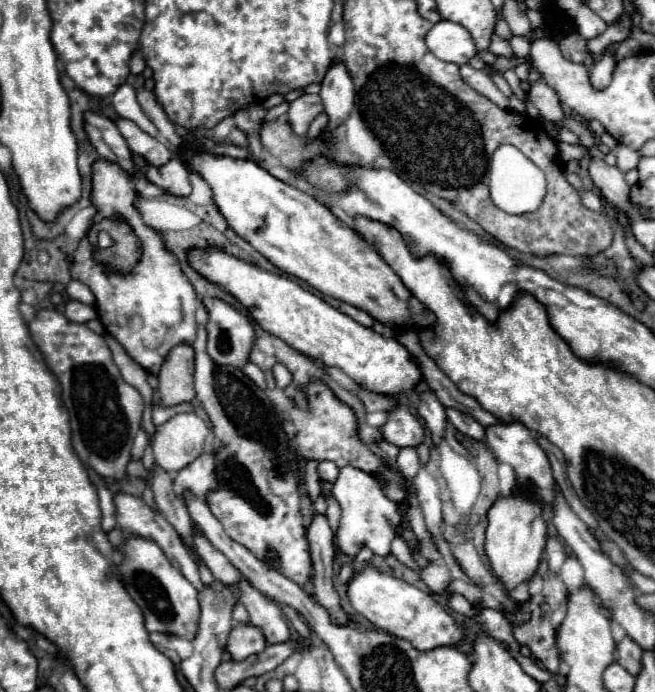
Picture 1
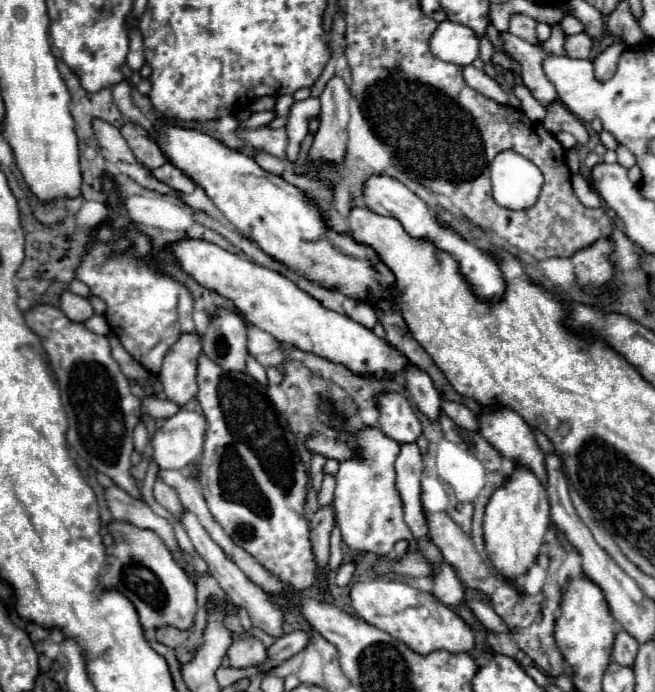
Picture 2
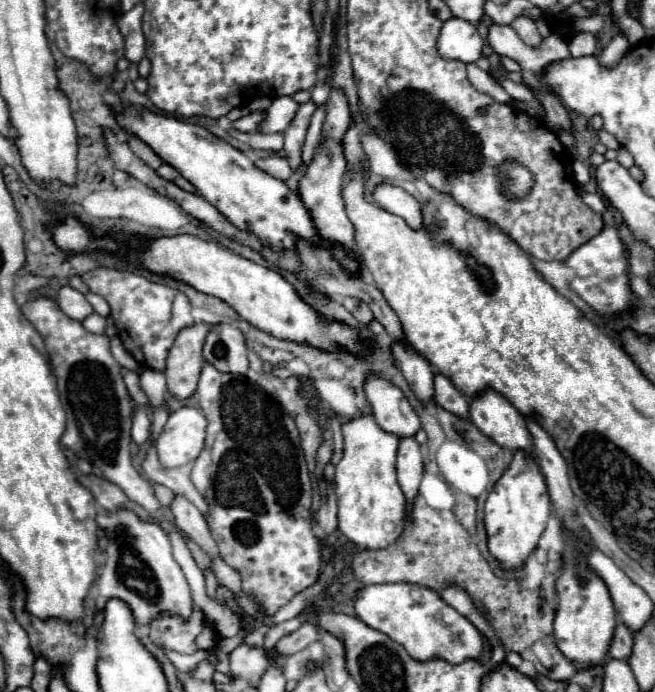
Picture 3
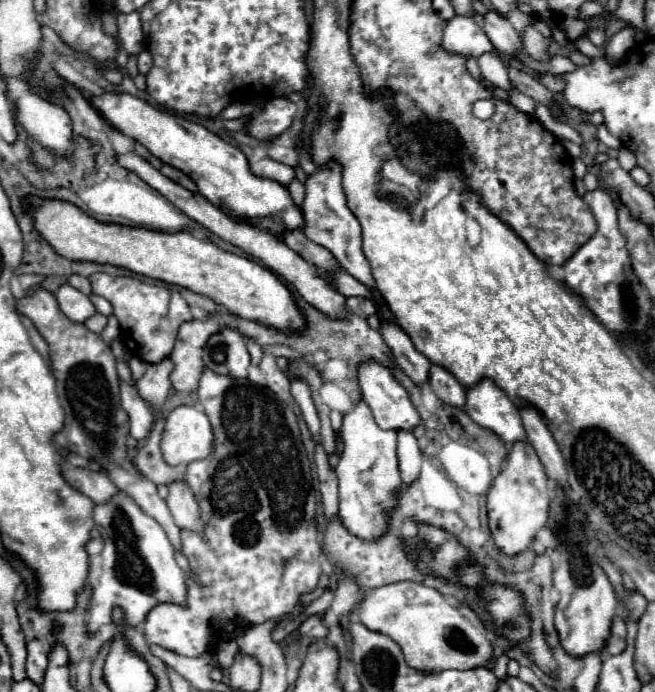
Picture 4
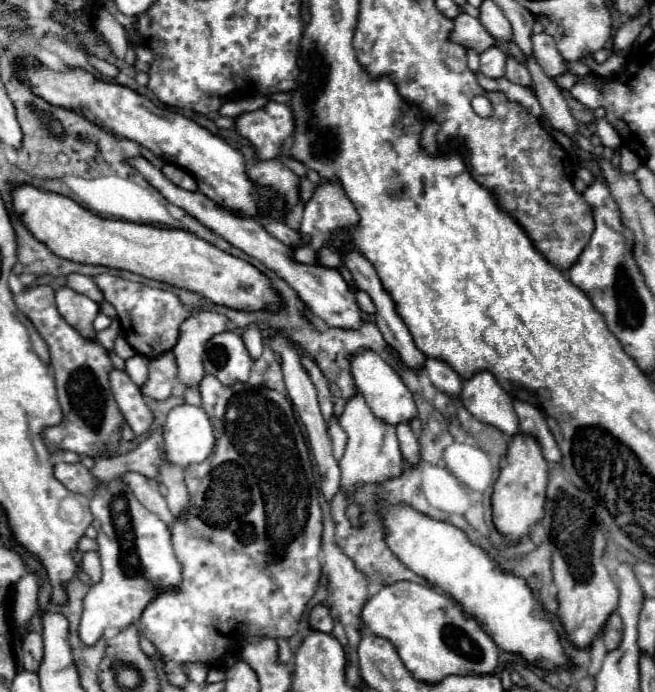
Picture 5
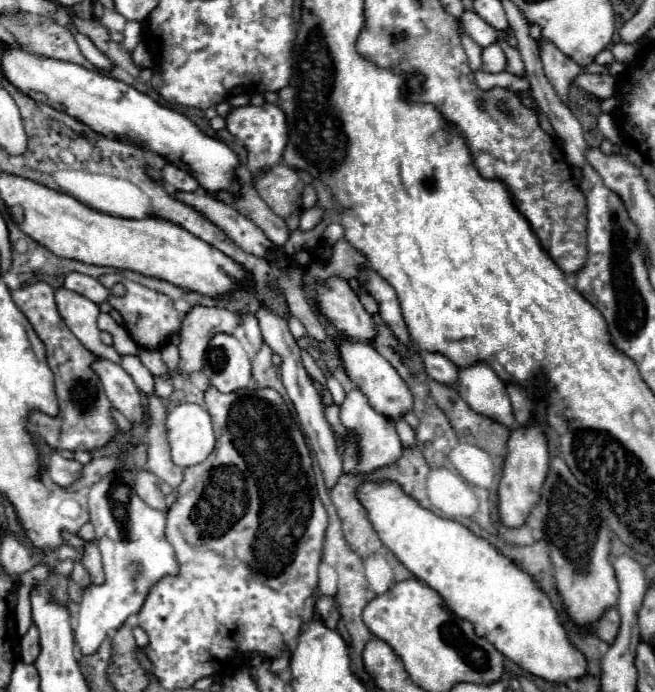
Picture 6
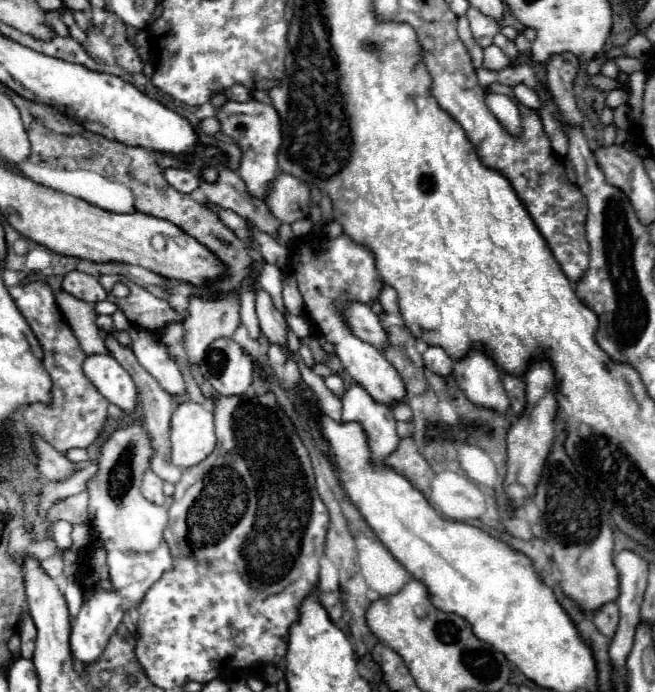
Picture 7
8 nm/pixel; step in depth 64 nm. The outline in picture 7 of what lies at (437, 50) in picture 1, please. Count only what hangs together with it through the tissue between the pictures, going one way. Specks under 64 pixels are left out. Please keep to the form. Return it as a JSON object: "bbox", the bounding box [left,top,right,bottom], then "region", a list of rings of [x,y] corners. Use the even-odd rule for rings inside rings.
{"bbox":[466,8,500,48],"region":[[[468,8],[466,18],[470,20],[470,30],[474,34],[474,40],[478,46],[486,48],[492,44],[492,38],[496,32],[500,32],[500,24],[496,20],[492,20],[492,16],[484,16],[480,10],[476,8]]]}

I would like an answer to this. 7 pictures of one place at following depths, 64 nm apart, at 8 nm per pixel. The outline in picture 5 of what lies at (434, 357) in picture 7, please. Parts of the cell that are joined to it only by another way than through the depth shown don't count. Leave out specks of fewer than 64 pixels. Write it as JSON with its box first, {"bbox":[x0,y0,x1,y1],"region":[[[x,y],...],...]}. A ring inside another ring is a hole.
{"bbox":[424,358,462,396],"region":[[[426,358],[424,368],[426,368],[428,376],[430,376],[430,382],[438,390],[442,390],[442,392],[446,392],[450,396],[458,396],[460,394],[462,378],[450,364],[446,364],[444,360],[438,360],[438,358]]]}

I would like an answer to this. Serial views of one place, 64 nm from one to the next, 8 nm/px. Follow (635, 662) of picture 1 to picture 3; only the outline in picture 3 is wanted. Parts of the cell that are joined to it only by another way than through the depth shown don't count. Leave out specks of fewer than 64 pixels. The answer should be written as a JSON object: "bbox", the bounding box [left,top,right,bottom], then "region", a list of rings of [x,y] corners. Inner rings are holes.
{"bbox":[608,624,632,660],"region":[[[624,624],[616,626],[608,654],[612,658],[620,658],[620,660],[630,658],[630,654],[632,654],[632,630],[628,626],[624,626]]]}

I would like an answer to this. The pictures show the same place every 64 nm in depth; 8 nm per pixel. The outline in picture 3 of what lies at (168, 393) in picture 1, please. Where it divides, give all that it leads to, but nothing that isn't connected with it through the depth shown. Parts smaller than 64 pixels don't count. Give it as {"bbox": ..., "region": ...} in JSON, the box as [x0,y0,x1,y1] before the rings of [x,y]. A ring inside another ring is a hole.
{"bbox":[166,324,212,398],"region":[[[194,324],[180,330],[166,360],[168,390],[176,398],[188,398],[196,392],[200,368],[204,366],[202,346],[212,324]]]}

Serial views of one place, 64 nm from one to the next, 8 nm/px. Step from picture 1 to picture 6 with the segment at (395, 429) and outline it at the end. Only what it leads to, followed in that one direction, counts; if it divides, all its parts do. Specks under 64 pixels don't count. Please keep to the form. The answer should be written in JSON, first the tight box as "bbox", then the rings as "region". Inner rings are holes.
{"bbox":[330,330,412,420],"region":[[[334,330],[334,334],[330,338],[336,340],[336,344],[340,344],[340,358],[344,360],[344,370],[348,372],[348,378],[366,394],[372,408],[376,408],[378,412],[382,412],[394,420],[400,418],[404,412],[412,410],[412,394],[410,394],[408,386],[398,376],[398,372],[392,368],[392,364],[386,358],[382,358],[376,352],[376,348],[372,348],[372,344],[352,340],[338,330]]]}

